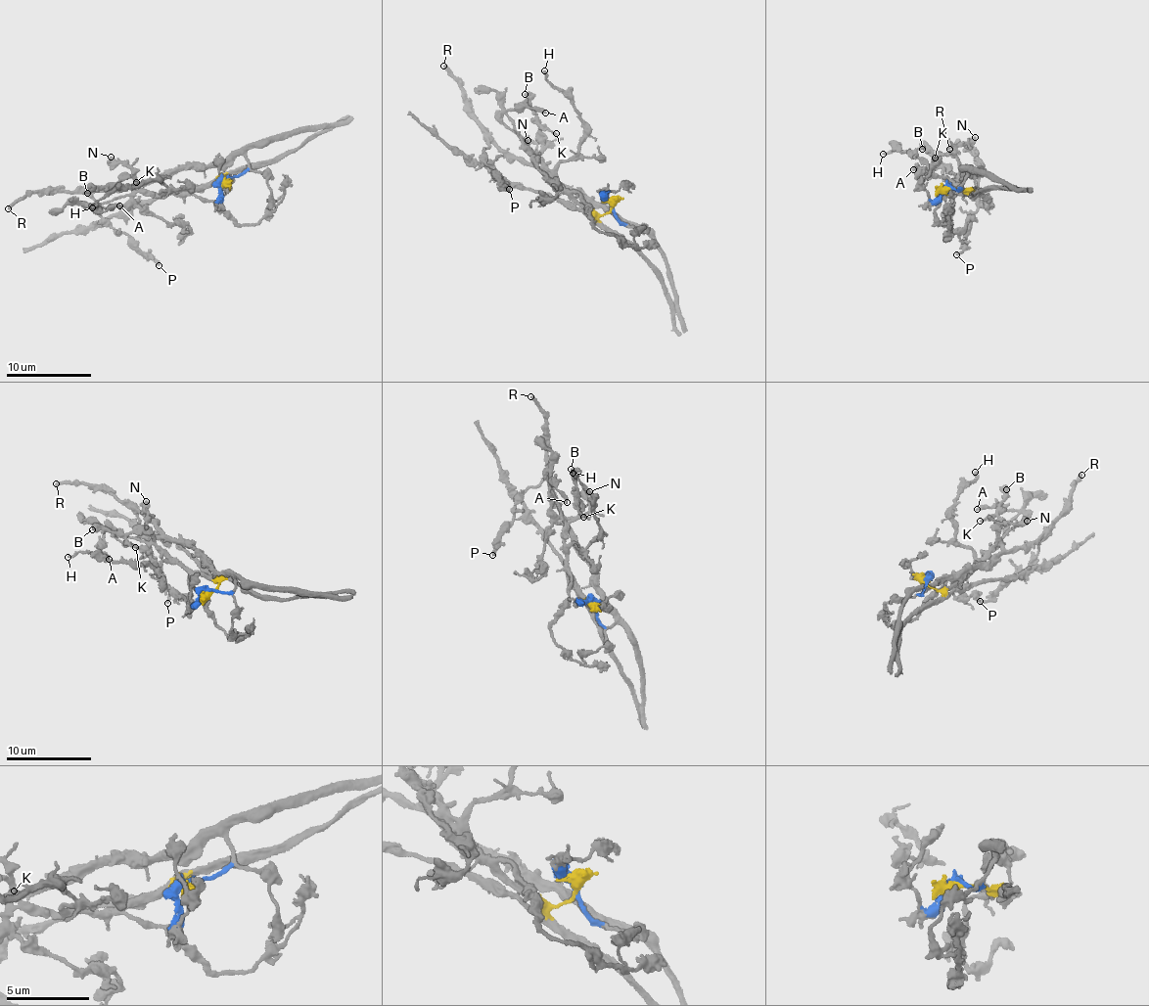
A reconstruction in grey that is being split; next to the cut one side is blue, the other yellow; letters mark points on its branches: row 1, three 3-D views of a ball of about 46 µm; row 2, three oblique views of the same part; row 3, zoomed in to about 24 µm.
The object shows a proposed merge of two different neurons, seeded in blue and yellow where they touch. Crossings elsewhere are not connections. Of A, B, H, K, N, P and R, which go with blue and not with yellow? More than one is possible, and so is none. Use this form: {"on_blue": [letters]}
{"on_blue": ["B", "K", "P", "R"]}

